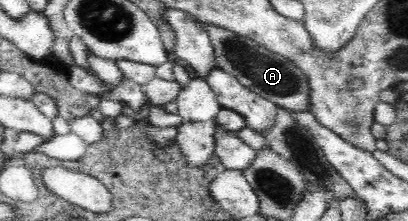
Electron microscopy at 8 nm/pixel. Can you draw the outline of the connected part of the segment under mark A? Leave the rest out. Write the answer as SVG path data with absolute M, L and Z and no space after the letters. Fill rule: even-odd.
M204 22L203 26L212 42L217 67L233 75L244 87L256 95L277 106L292 112L310 112L310 103L312 103L310 80L308 80L306 72L292 60L256 43L256 40L242 37L226 27L220 27L220 25L210 22Z

